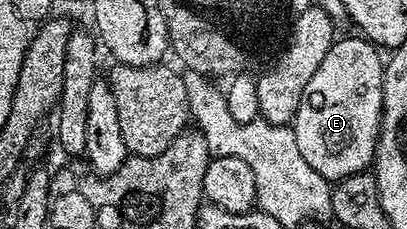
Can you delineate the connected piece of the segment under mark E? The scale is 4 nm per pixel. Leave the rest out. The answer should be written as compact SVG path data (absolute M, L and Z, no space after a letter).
M355 35L356 37L344 37L333 40L330 51L326 51L326 59L322 59L322 64L319 65L318 71L314 71L310 75L310 83L306 83L306 91L302 95L302 103L296 112L296 120L294 128L296 138L298 139L298 151L302 151L302 159L306 159L306 163L310 163L310 167L314 167L314 171L318 171L318 175L322 175L330 183L335 183L349 177L355 173L365 172L373 164L376 155L376 144L380 142L380 120L382 119L382 111L384 110L384 67L385 62L380 61L381 50L373 45L371 41L363 36Z

